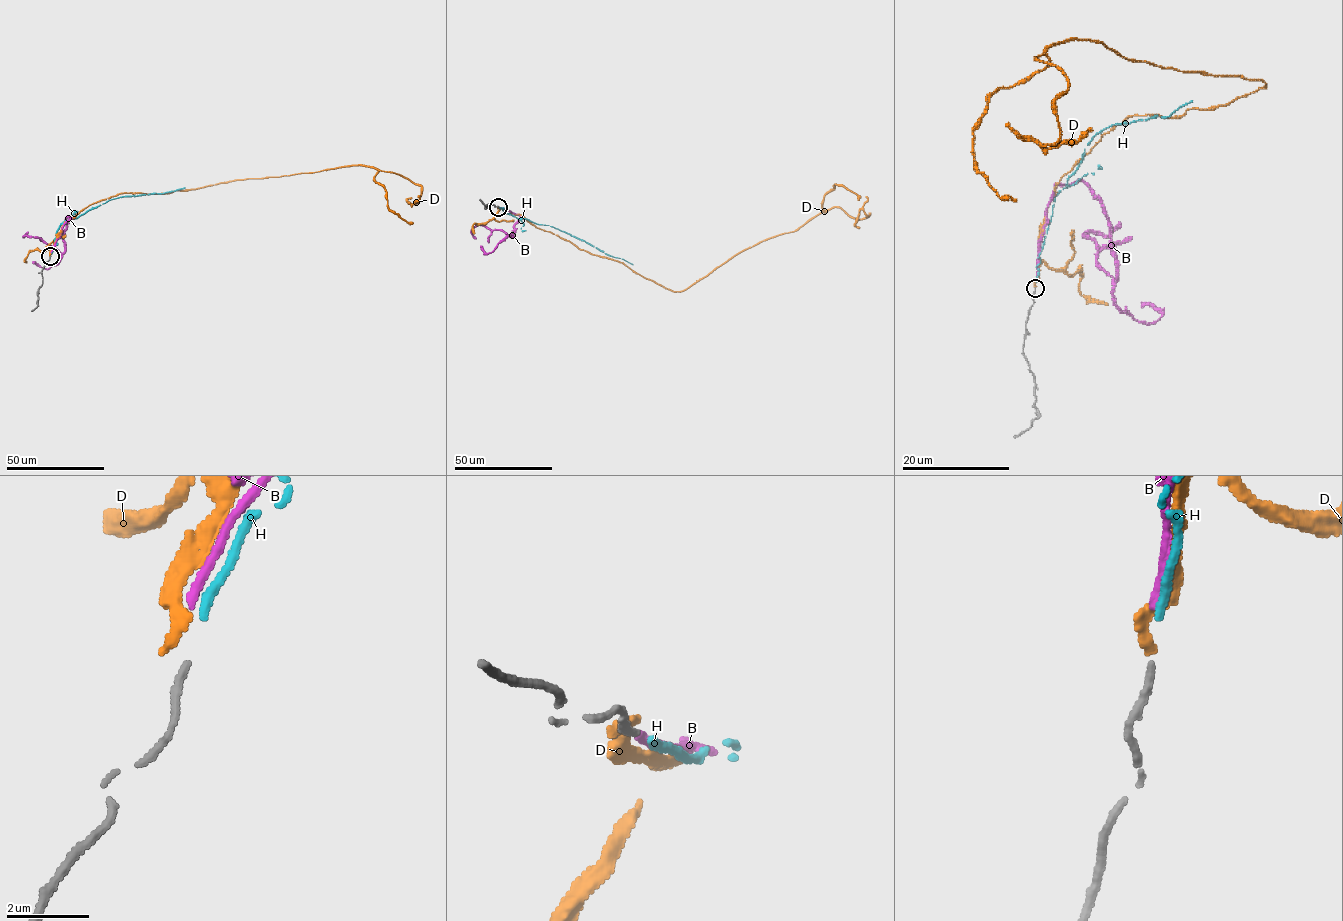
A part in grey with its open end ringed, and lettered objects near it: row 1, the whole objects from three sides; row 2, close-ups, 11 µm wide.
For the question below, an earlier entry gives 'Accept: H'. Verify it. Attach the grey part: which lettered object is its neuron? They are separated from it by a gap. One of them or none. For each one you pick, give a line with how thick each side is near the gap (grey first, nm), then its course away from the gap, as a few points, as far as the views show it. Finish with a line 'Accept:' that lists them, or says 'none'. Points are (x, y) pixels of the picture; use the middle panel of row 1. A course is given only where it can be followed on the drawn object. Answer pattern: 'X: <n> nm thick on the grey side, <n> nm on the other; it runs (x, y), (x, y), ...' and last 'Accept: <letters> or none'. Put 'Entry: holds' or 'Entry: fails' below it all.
H: 170 nm thick on the grey side, 200 nm on the other; it runs (499, 207), (519, 219), (557, 229), (632, 264)
Accept: H
Entry: holds

